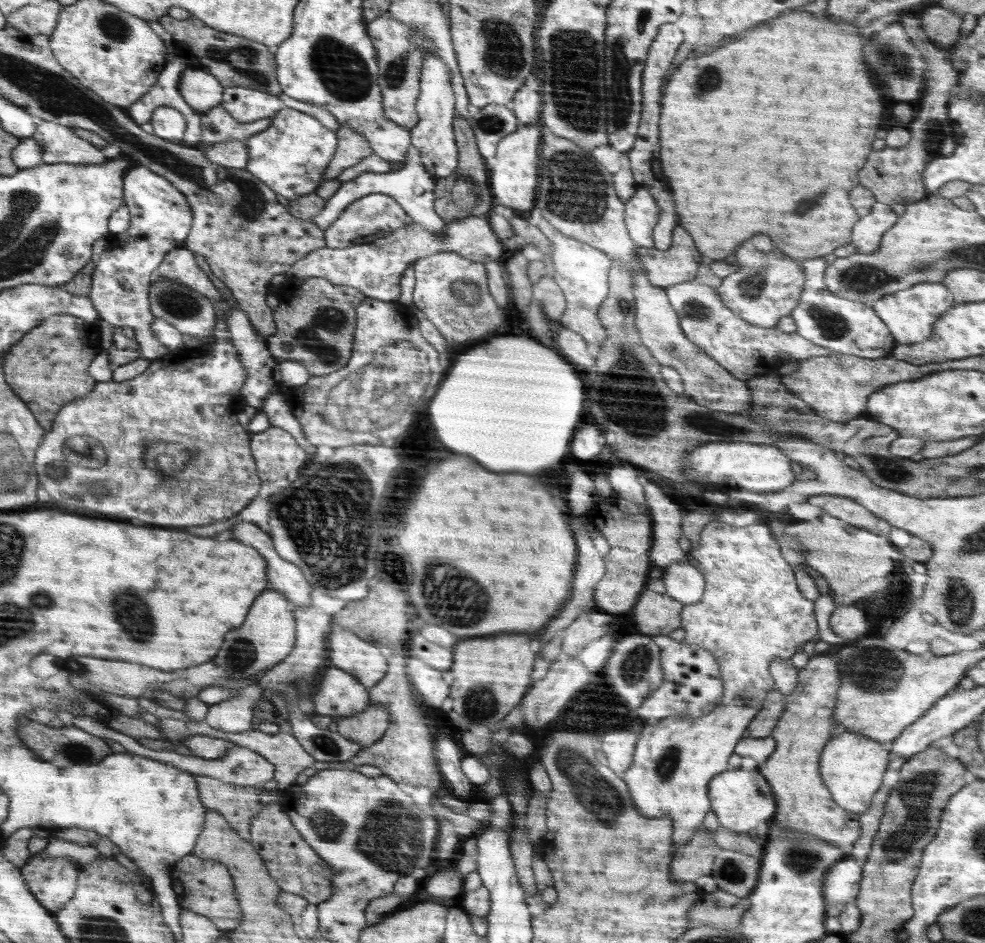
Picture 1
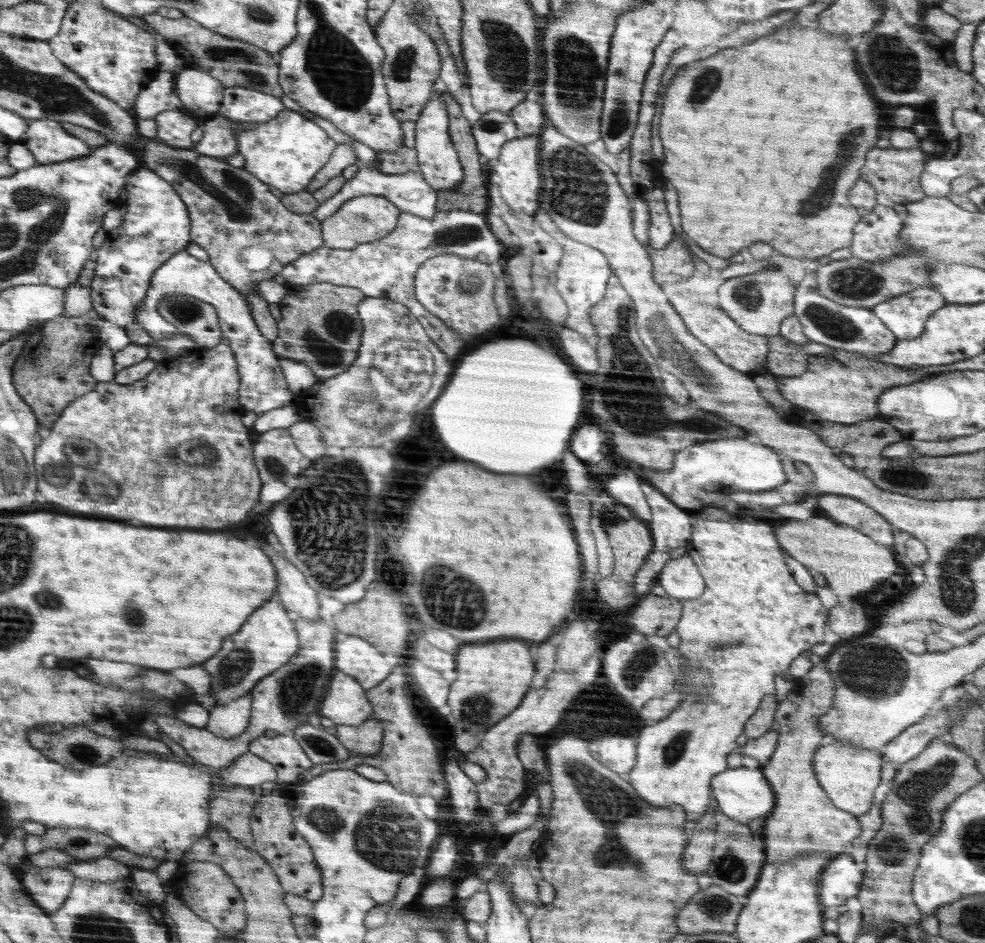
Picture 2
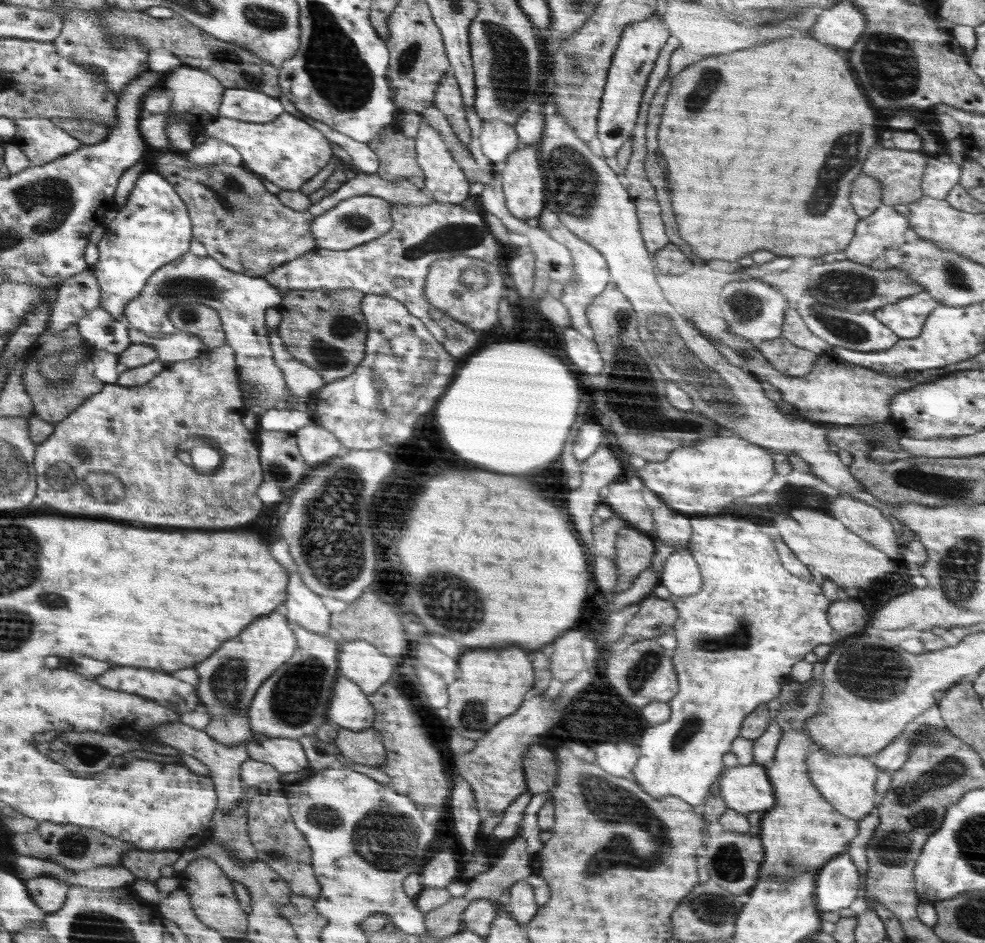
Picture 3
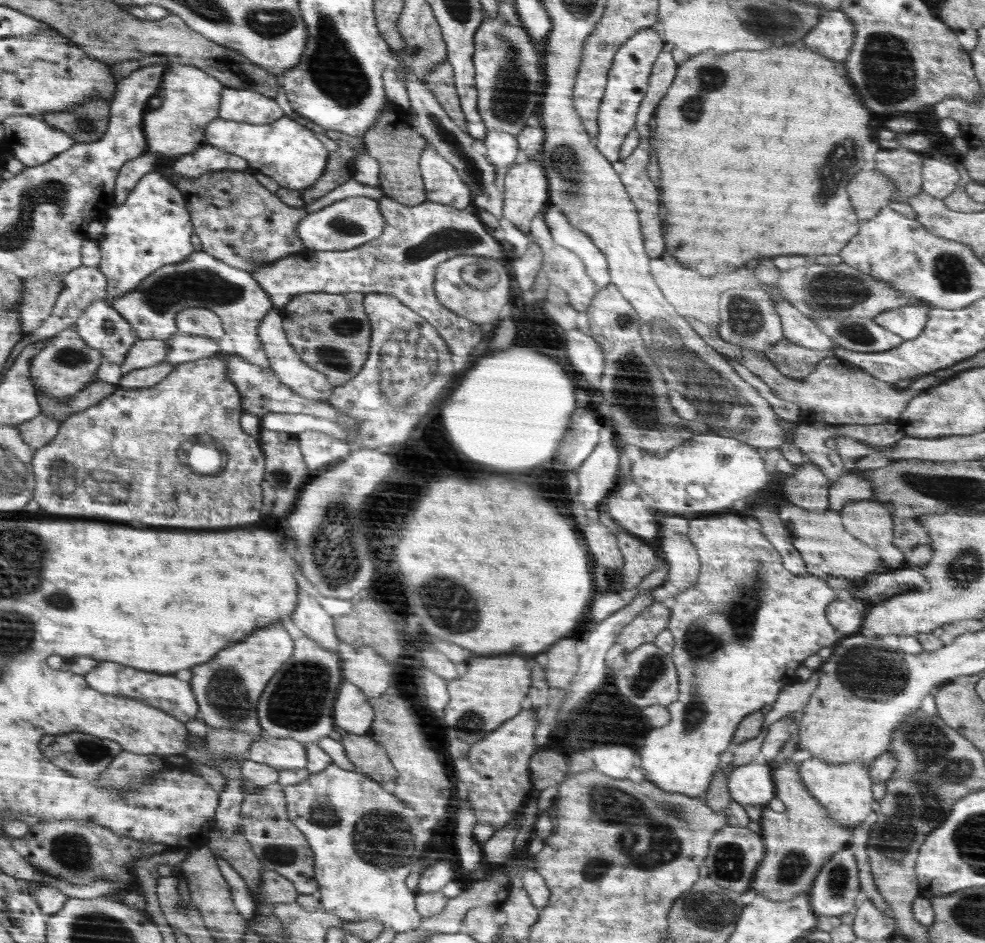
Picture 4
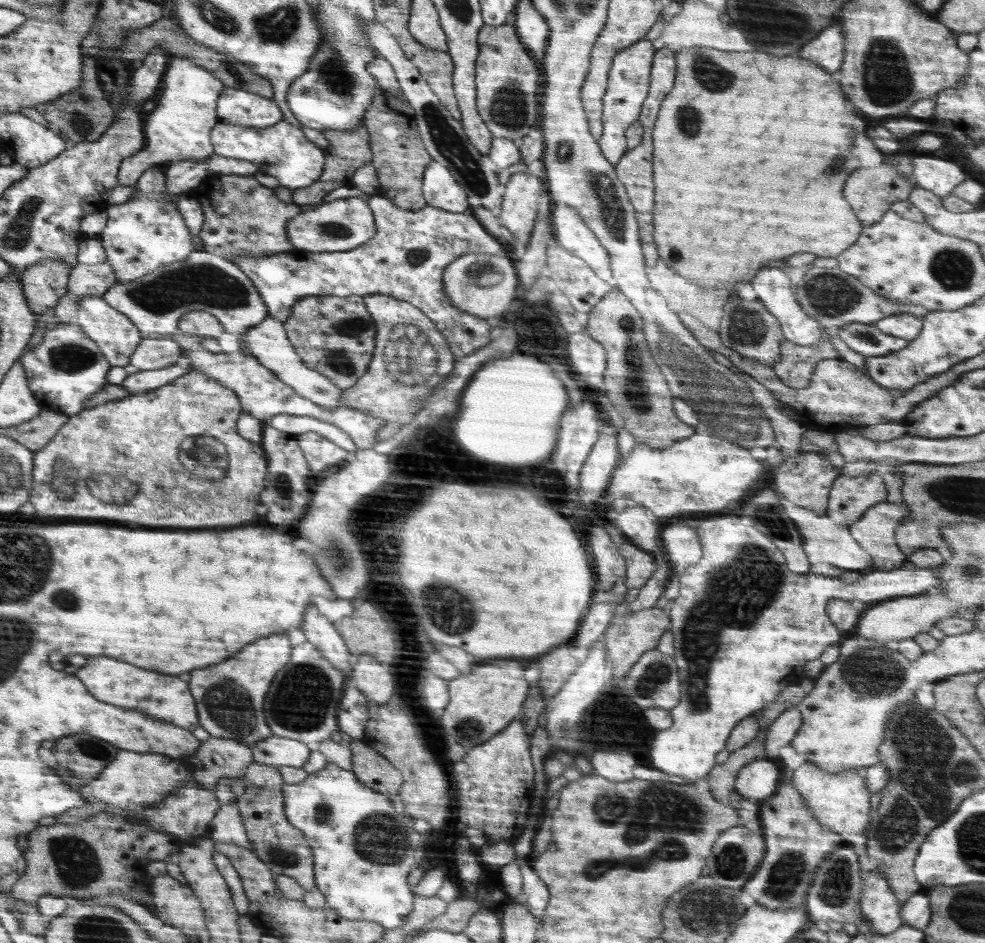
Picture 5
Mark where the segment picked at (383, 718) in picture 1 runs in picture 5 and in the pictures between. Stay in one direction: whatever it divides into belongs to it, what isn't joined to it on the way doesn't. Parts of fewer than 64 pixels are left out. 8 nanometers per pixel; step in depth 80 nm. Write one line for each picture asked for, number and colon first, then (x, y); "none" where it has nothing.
2: (365, 739)
3: (365, 747)
4: (370, 759)
5: (369, 765)

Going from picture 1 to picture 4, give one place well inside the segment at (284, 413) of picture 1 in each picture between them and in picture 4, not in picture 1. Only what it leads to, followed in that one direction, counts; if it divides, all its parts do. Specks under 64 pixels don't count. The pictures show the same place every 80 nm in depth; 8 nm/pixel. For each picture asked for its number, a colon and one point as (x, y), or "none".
2: (306, 436)
3: (316, 445)
4: (319, 449)

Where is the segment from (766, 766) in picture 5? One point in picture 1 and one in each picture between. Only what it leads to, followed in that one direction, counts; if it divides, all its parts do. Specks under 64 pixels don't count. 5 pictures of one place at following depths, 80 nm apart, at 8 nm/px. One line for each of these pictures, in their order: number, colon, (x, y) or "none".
1: (743, 802)
2: (743, 795)
3: (745, 789)
4: (751, 785)

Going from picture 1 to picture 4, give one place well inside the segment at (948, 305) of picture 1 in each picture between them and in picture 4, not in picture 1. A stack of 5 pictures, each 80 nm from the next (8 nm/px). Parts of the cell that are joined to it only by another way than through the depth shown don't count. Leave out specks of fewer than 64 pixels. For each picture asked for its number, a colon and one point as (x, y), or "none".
2: (906, 315)
3: (907, 318)
4: (908, 321)

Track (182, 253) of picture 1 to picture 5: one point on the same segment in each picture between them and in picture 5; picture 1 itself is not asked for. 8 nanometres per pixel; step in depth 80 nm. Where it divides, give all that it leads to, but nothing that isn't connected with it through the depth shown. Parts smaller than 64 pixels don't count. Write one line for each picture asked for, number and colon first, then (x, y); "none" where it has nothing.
2: (263, 387)
3: (242, 301)
4: (233, 294)
5: (155, 303)

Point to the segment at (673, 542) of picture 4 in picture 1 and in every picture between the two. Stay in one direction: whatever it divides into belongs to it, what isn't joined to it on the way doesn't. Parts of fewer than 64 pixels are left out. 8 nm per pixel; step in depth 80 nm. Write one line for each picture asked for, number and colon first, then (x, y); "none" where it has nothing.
1: (683, 582)
2: (680, 579)
3: (680, 575)

